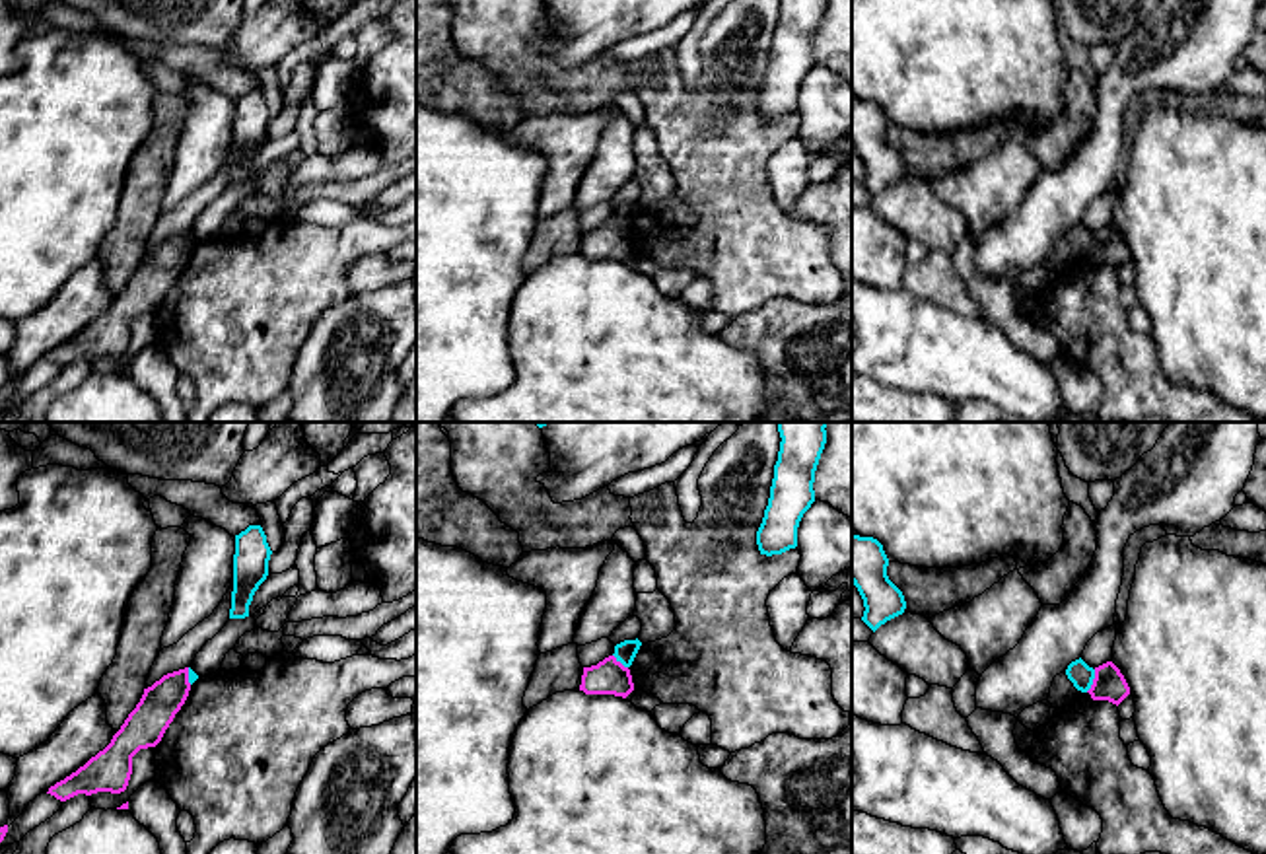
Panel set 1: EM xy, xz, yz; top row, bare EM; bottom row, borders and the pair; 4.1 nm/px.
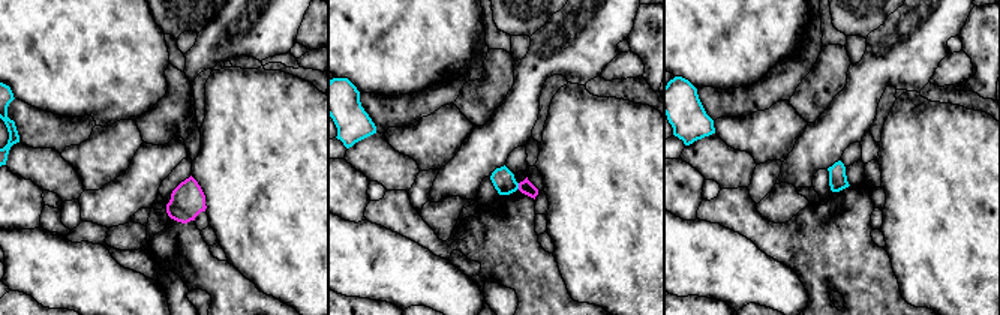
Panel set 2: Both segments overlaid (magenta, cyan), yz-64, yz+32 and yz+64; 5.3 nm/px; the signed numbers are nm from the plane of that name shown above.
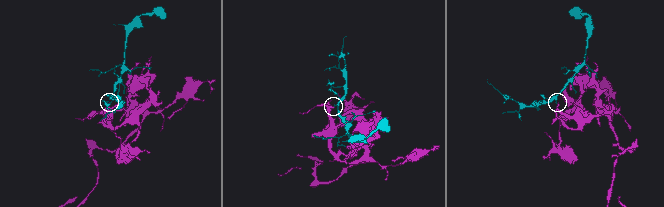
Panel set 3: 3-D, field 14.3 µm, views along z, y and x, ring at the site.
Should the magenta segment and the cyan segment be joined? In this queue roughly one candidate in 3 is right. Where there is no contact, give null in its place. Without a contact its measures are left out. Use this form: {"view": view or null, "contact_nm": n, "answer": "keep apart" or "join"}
{"view": "yz", "contact_nm": 100, "answer": "keep apart"}

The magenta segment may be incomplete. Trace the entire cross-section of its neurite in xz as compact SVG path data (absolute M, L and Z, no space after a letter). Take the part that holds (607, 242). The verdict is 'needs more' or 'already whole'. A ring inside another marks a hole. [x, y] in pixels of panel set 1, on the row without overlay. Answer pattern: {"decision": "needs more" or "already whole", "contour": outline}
{"decision": "already whole", "contour": "M615 220L583 231L580 255L585 259L615 259L626 263L634 255L630 233Z"}

